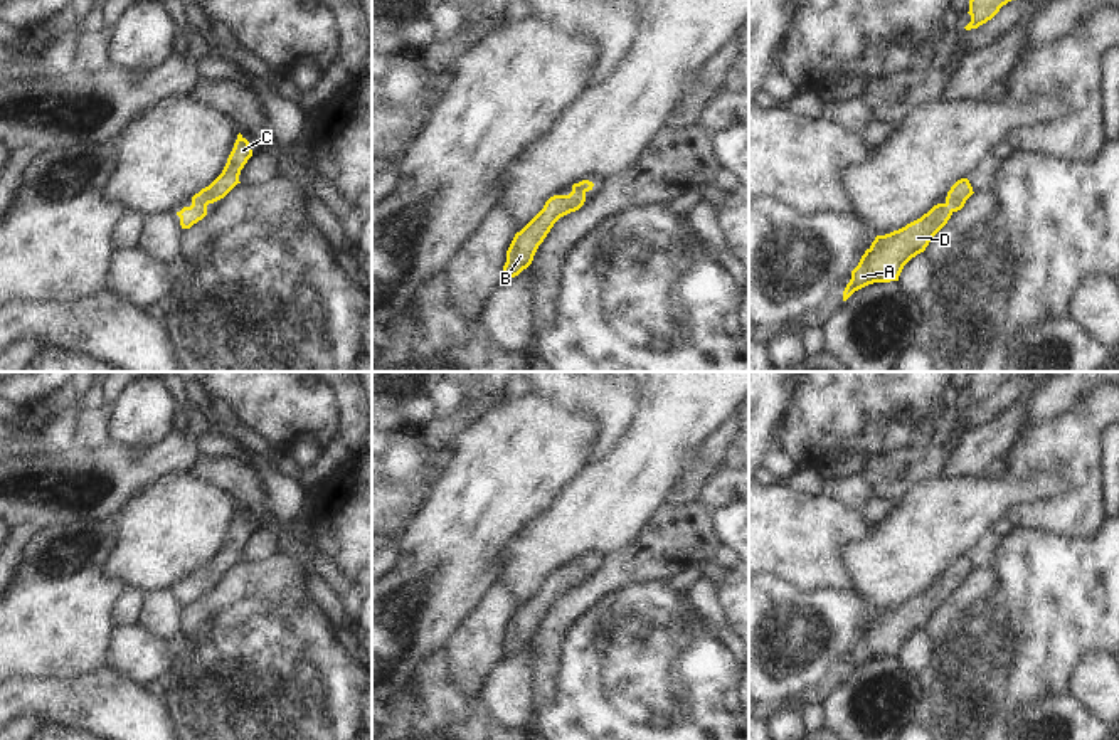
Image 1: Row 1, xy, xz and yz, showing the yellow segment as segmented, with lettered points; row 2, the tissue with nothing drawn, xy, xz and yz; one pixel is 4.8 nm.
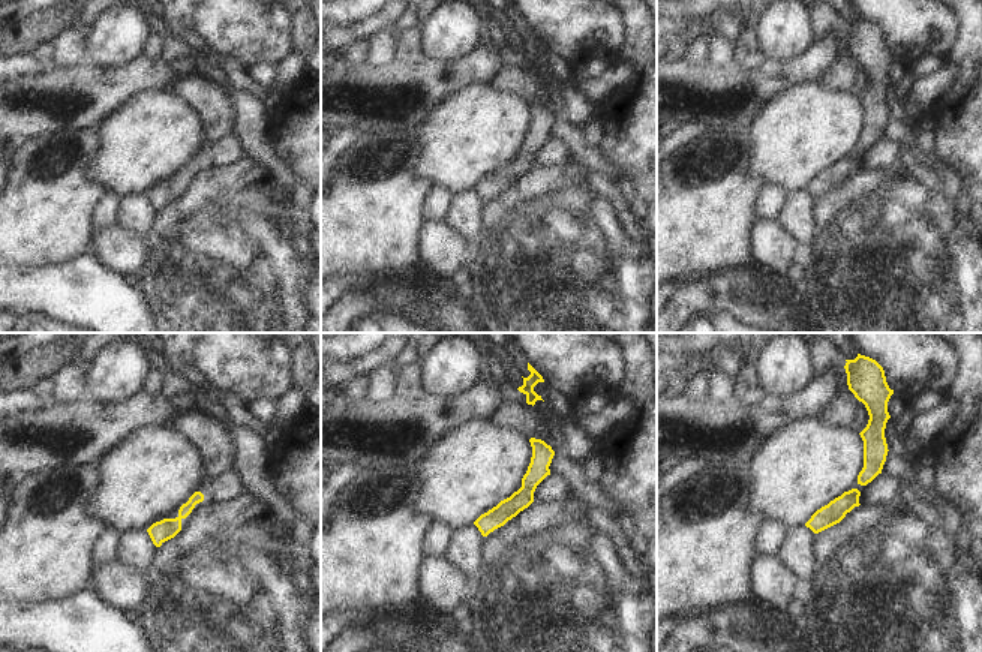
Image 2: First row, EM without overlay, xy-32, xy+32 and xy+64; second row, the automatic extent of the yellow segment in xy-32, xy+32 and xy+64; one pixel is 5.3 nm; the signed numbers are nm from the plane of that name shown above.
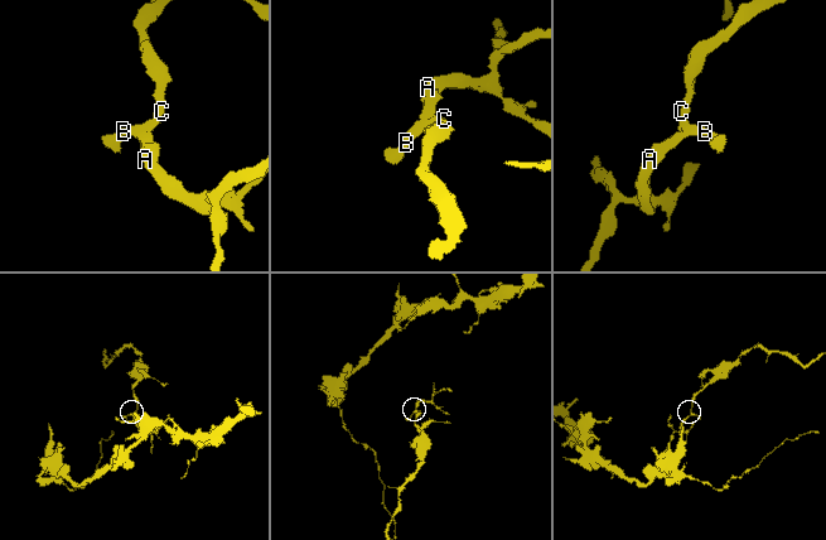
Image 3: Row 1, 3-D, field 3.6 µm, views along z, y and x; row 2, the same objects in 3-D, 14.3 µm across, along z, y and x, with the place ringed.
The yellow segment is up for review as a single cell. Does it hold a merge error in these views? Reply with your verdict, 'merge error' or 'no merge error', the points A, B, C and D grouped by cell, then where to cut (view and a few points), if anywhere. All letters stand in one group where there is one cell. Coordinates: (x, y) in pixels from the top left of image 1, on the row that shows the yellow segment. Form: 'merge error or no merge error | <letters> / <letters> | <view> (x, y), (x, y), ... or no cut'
no merge error | A B C D | no cut

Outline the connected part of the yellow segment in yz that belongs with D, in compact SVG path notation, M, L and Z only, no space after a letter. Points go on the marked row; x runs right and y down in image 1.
M968 178L957 180L947 192L946 202L934 205L920 219L885 235L877 235L851 271L851 279L843 291L846 301L855 291L873 284L899 281L904 266L924 252L931 239L961 210L973 195Z

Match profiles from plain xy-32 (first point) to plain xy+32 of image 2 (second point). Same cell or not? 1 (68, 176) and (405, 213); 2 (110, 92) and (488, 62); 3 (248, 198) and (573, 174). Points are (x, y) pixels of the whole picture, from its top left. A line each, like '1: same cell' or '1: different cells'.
1: same cell
2: same cell
3: same cell

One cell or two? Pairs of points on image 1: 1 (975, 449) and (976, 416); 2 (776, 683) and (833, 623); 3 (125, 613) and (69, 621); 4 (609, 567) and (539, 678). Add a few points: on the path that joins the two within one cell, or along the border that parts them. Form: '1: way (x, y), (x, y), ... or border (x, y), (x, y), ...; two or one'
1: border (1010, 402), (991, 421), (976, 424), (968, 431); two
2: way (796, 668), (811, 665), (830, 648), (830, 643); one
3: border (127, 587), (113, 606), (113, 624); two
4: way (584, 594), (554, 624), (546, 651); one

